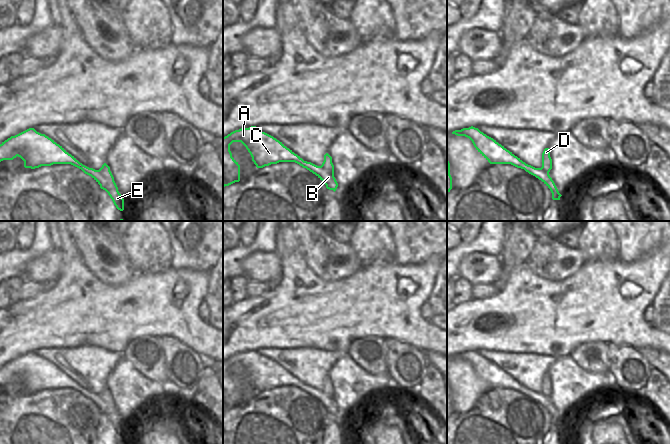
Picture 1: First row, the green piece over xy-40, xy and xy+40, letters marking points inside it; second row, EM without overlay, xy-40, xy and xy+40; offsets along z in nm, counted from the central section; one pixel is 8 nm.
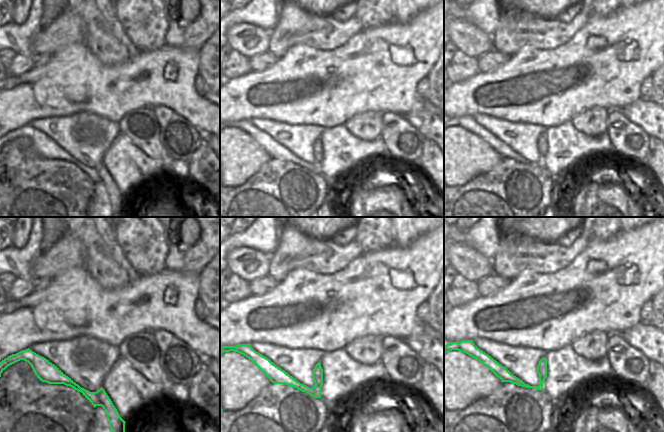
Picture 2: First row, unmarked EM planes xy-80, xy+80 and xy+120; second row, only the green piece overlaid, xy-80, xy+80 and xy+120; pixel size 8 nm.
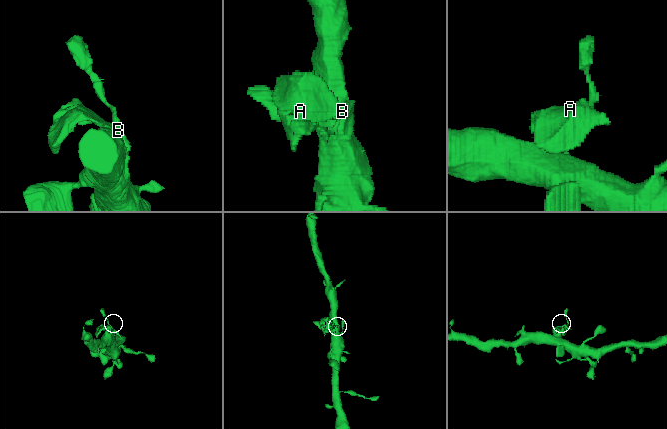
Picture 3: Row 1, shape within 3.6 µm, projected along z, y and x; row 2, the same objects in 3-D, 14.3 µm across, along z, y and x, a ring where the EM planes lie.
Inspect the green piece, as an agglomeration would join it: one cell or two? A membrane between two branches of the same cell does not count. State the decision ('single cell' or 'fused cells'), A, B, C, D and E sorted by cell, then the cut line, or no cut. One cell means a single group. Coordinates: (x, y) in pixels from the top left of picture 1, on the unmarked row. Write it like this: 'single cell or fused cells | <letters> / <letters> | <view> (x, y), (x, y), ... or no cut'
fused cells | A C / B D E | xy-40 (80, 387), (82, 394)

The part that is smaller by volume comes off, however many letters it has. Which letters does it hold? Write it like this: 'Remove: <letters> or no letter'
Remove: A, C

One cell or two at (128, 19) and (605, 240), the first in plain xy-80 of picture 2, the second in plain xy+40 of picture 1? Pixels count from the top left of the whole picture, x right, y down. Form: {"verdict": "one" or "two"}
{"verdict": "one"}

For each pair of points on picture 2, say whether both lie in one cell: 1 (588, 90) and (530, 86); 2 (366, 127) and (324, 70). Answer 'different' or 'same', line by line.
1: same
2: different

